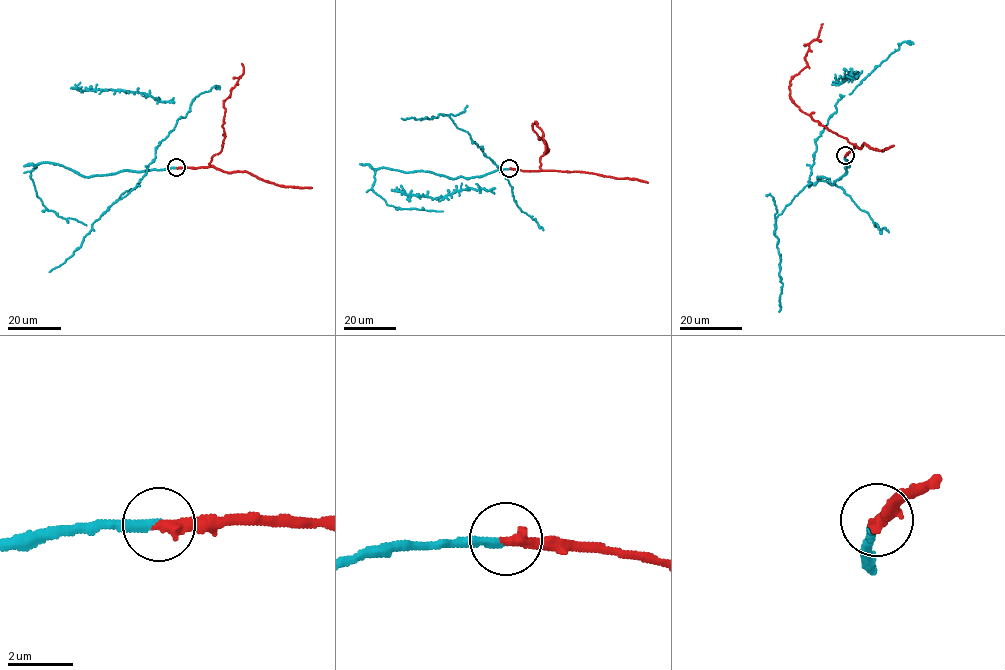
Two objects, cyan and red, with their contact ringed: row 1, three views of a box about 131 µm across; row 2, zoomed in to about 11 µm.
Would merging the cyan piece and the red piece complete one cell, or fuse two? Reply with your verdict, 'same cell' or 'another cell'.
same cell

